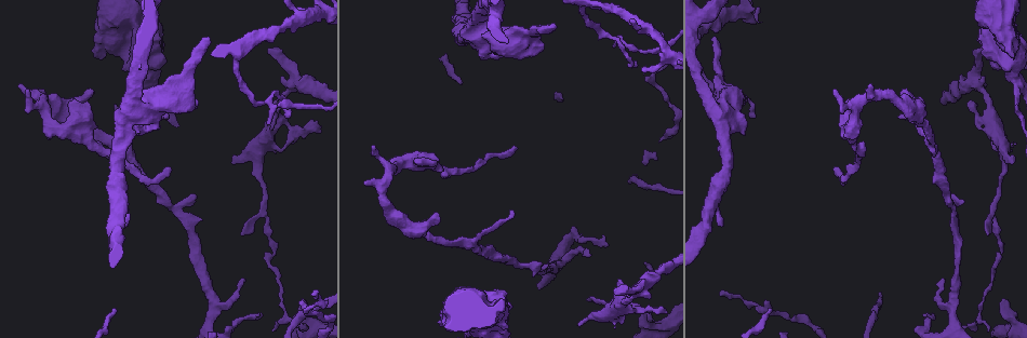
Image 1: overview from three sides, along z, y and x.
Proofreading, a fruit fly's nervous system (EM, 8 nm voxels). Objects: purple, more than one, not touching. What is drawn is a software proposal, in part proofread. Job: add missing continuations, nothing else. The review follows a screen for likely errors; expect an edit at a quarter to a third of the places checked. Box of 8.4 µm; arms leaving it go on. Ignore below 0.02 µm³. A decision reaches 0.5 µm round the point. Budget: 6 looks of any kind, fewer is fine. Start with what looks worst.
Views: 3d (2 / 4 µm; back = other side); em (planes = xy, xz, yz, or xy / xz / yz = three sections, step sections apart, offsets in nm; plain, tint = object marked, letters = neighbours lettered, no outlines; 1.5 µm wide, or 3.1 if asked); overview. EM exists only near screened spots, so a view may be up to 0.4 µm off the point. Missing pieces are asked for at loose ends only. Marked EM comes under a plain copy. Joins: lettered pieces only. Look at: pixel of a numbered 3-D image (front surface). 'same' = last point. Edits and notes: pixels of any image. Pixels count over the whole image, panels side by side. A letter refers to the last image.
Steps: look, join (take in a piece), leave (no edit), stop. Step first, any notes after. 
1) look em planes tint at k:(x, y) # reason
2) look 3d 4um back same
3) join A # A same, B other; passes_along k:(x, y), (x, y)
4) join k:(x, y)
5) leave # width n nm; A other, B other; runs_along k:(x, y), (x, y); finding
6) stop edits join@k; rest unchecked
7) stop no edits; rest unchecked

look 3d 2um at 1:(306, 301) # branch stops here

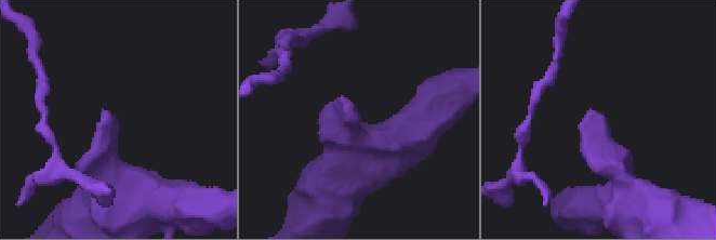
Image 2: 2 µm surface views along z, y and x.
look em planes letters at 2:(109, 113)

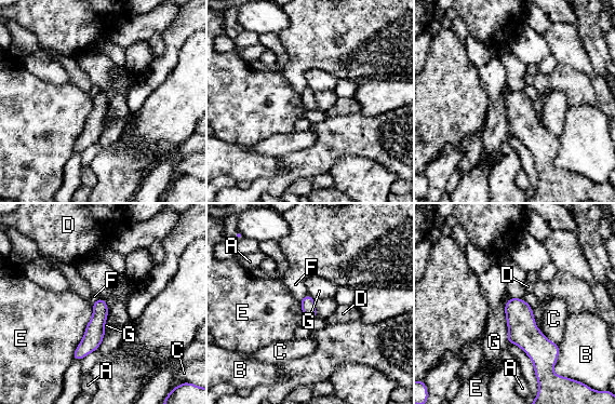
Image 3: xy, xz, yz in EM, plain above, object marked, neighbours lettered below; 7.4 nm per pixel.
leave # A other, B other, C other, D other, E other, F other, G other; runs_along 3:(101, 301), (94, 335), (76, 357); none of them fits

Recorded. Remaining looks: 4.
look em 3.1um planes letters at 1:(191, 193) # free end

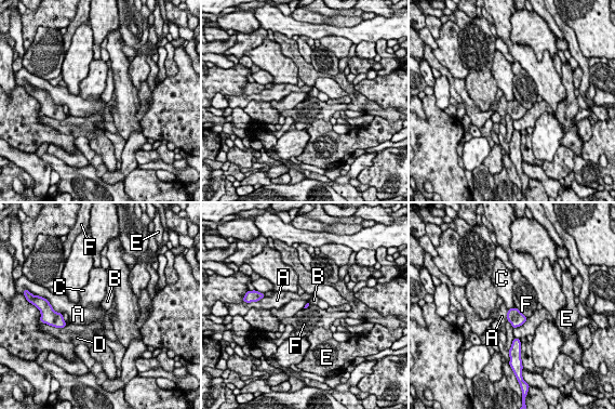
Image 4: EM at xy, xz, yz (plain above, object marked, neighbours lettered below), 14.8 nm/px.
leave # A other, B other, C other, D other, E other, F other; border 4:(515, 306), (508, 309); none of them fits

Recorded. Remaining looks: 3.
look em planes letters at 1:(615, 42) # free end

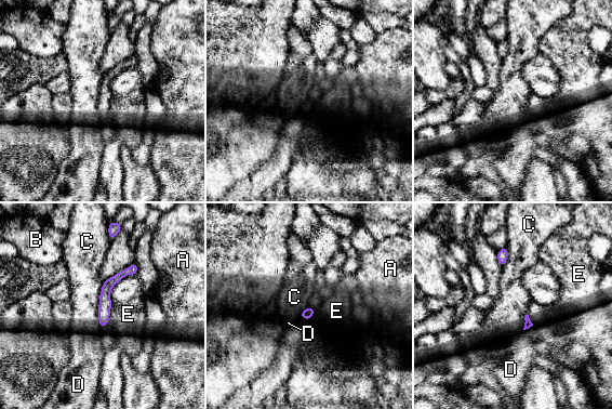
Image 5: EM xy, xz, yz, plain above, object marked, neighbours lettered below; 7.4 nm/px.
leave # A other, B other, C other, D other, E other; border 5:(103, 282), (98, 304), (101, 329); none of them fits

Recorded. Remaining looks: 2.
stop no edits; rest unchecked

